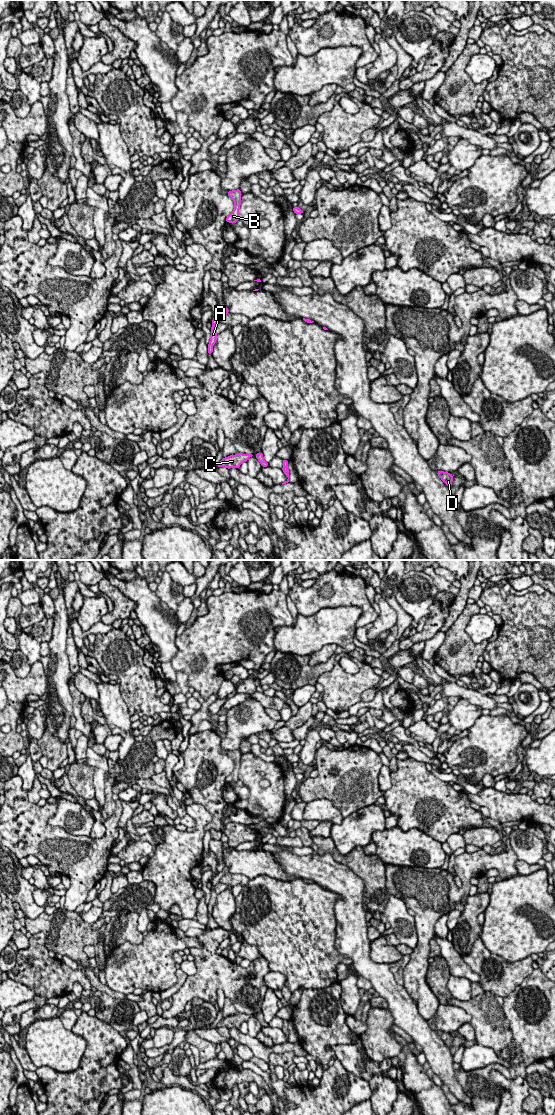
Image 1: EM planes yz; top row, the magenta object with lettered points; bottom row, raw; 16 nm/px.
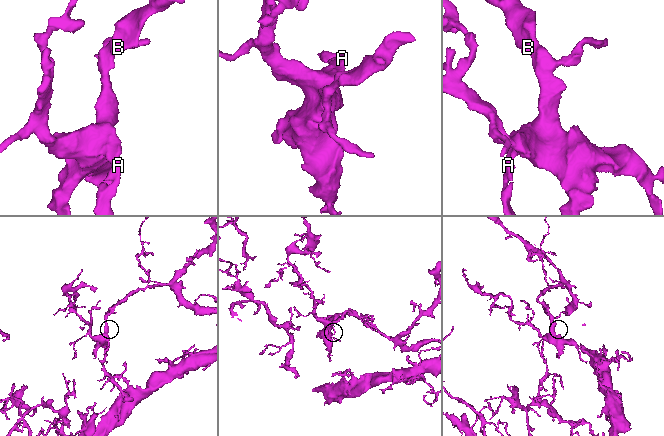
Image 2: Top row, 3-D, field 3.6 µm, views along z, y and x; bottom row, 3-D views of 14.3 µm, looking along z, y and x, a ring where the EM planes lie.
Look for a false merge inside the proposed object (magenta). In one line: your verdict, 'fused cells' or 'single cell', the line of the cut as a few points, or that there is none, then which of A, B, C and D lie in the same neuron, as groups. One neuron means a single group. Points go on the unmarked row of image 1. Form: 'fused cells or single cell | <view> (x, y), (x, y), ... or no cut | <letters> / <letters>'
single cell | no cut | A B C D

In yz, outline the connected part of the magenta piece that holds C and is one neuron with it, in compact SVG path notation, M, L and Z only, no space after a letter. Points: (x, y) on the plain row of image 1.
M237 1013L236 1015L230 1015L226 1018L223 1018L218 1024L217 1027L226 1027L227 1029L230 1028L237 1028L239 1029L240 1024L243 1022L247 1022L247 1020L252 1017L252 1014L242 1014Z

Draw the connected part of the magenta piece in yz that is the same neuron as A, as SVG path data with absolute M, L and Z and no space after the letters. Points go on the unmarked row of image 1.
M224 867L224 869L220 873L216 874L214 876L213 880L212 880L212 887L210 889L211 890L211 897L210 897L210 902L207 905L208 906L208 914L211 914L212 915L213 905L216 903L216 900L217 900L217 895L218 894L215 892L214 887L215 887L215 885L217 883L220 882L220 878L222 876L224 876L226 873L229 873L229 869L227 867Z

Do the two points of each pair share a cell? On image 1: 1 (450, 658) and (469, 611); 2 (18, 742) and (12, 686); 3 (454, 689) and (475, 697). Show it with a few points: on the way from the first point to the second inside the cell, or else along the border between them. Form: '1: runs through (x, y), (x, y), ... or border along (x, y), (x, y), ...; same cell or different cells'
1: runs through (459, 648), (461, 623); same cell
2: runs through (13, 728), (14, 700); same cell
3: runs through (459, 691), (470, 695); same cell

